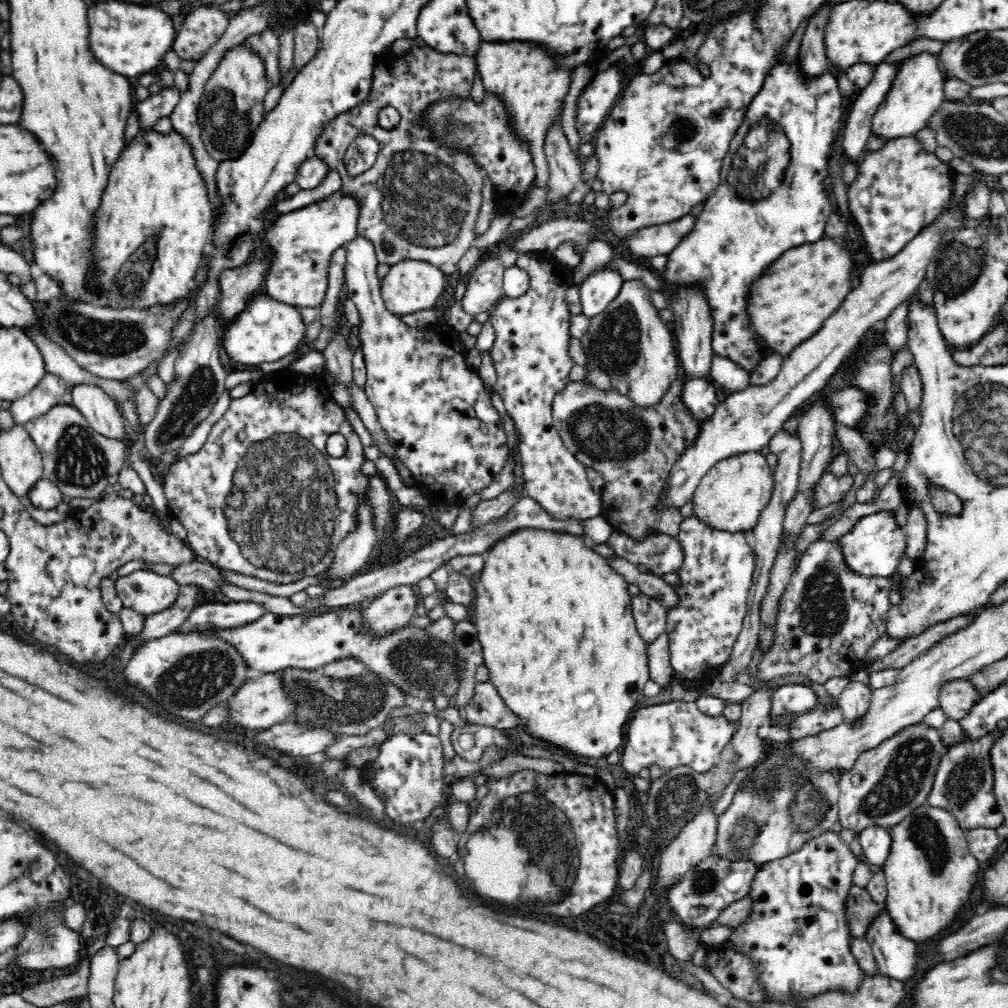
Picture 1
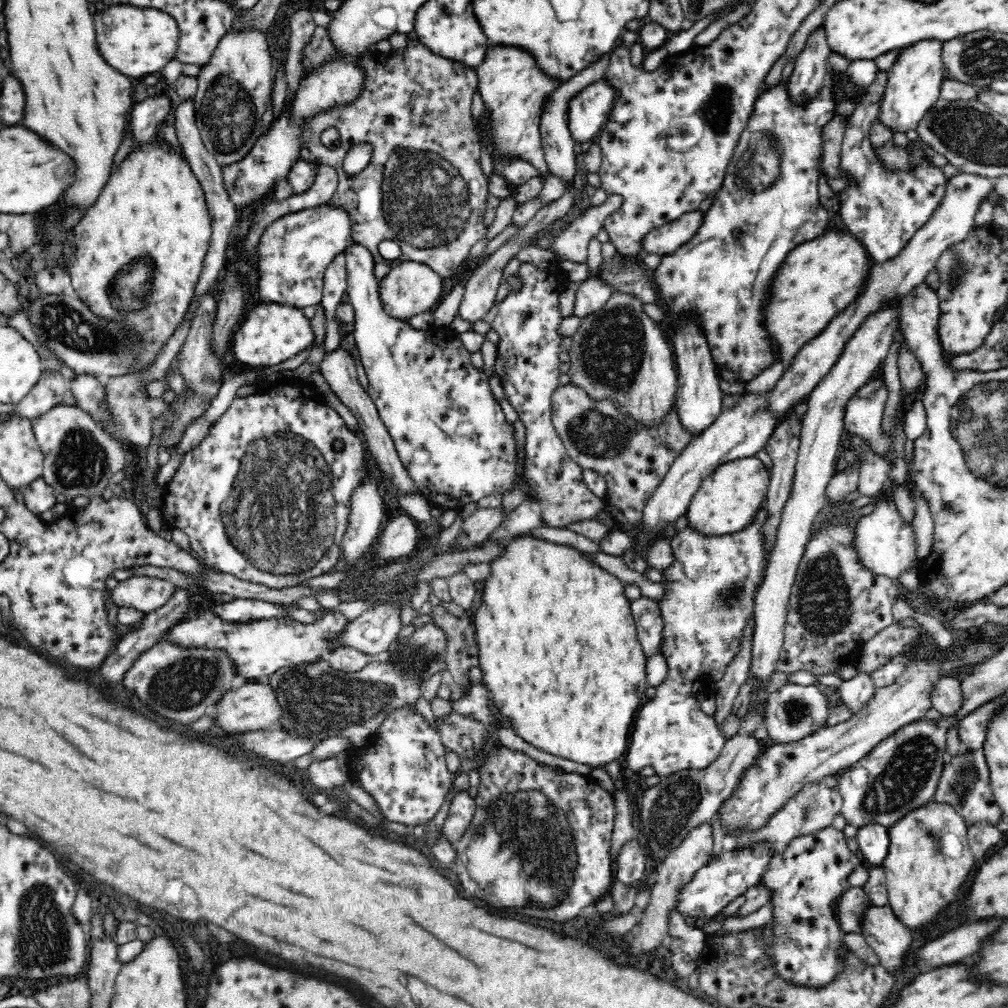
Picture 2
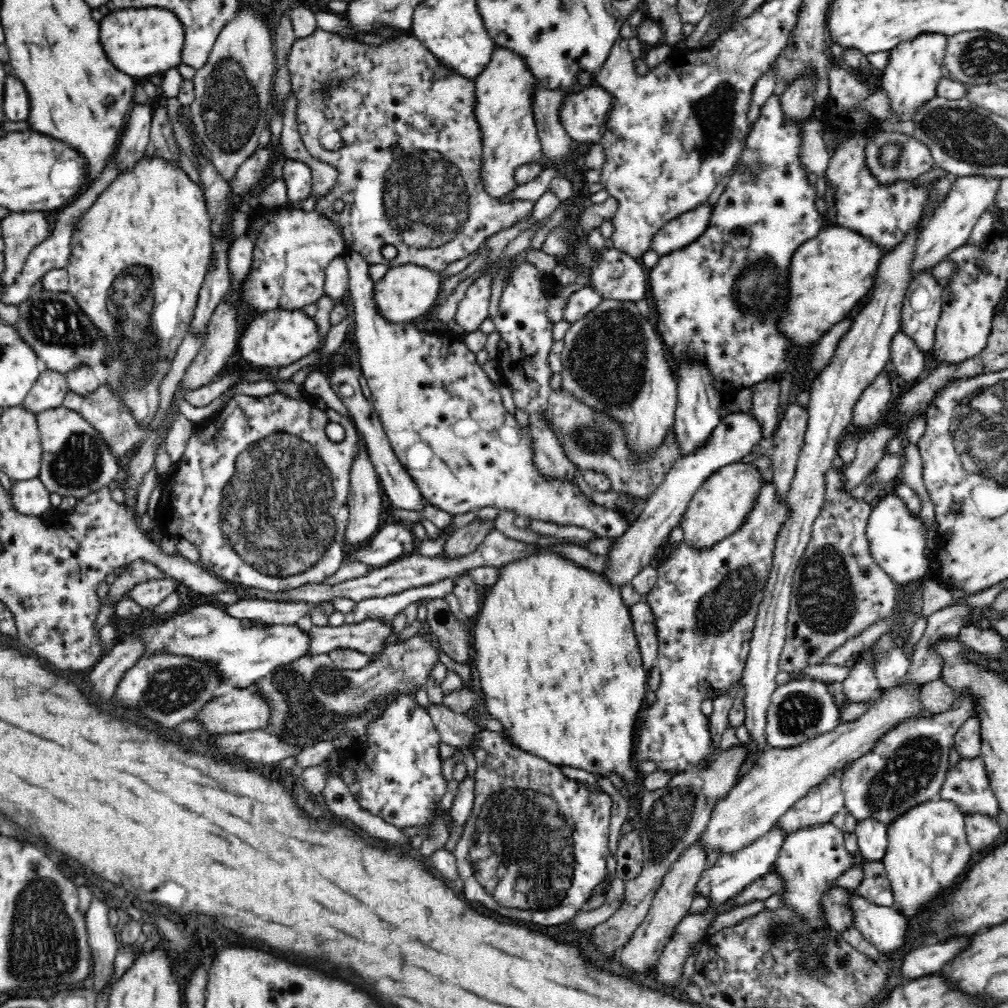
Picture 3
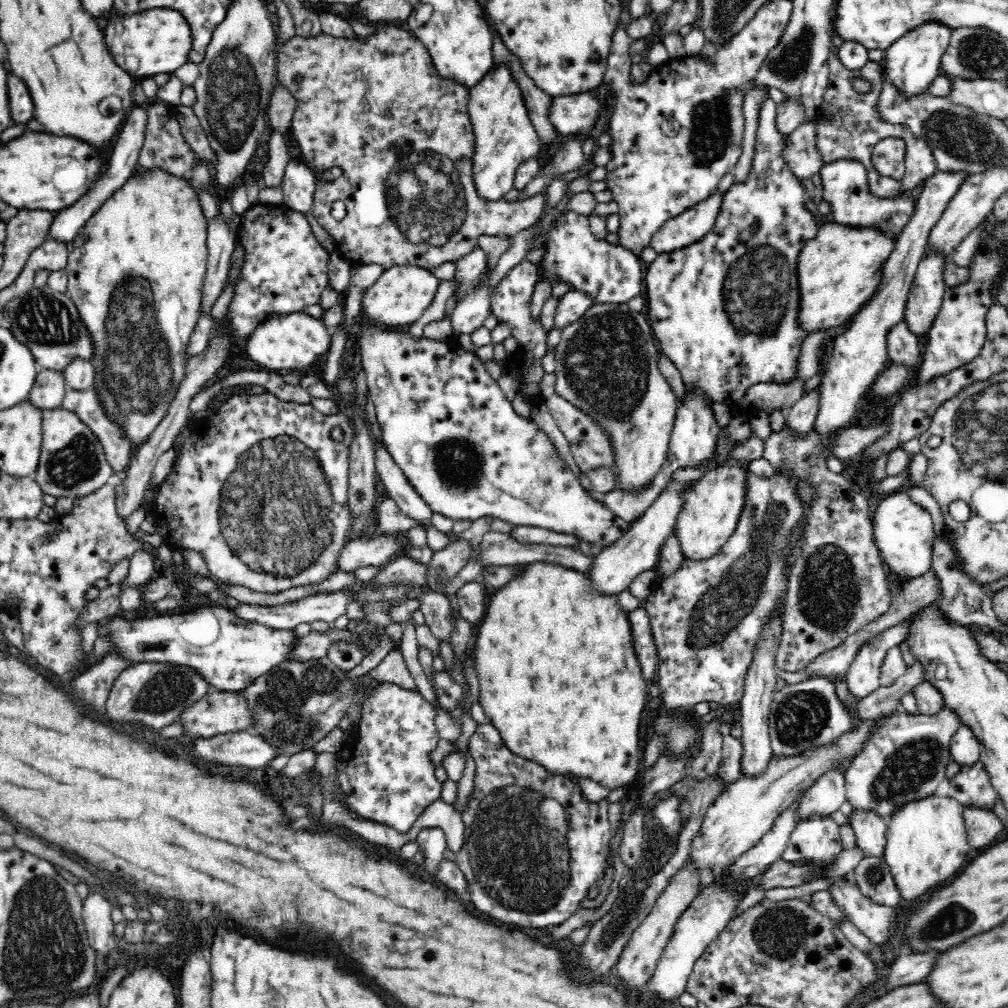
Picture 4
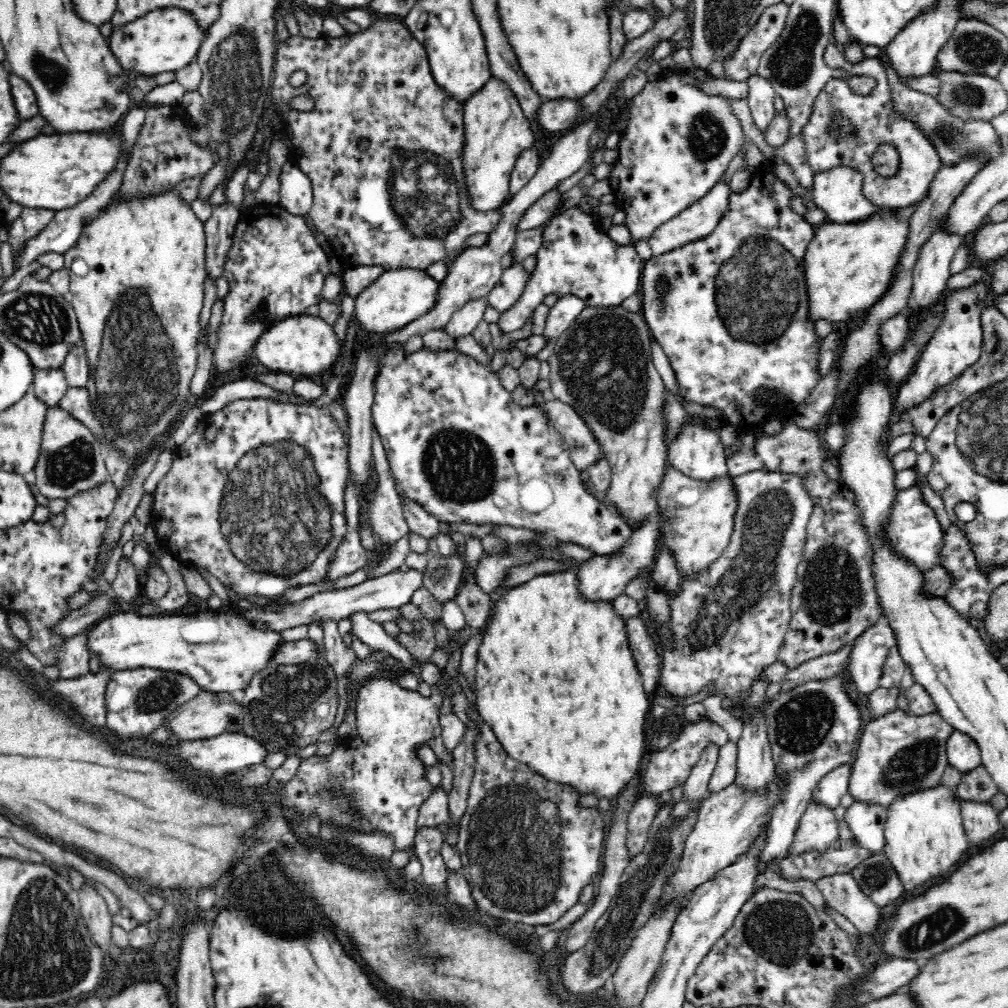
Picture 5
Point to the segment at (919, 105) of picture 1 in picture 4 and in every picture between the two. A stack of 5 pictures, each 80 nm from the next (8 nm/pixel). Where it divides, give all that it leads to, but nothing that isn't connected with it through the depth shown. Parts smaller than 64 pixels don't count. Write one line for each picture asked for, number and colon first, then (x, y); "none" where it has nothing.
2: (913, 84)
3: (914, 67)
4: (911, 62)

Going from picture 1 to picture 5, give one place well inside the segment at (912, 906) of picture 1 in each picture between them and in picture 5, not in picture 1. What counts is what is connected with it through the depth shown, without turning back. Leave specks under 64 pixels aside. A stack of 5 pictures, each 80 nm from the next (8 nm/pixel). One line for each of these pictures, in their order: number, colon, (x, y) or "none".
2: (927, 863)
3: (927, 850)
4: (927, 840)
5: (924, 834)

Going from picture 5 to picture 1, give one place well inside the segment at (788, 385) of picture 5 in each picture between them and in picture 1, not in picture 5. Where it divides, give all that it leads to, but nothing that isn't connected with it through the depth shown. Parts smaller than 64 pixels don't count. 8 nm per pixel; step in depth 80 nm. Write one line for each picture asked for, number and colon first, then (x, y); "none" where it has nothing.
1: (771, 198)
2: (768, 204)
3: (740, 266)
4: (724, 310)

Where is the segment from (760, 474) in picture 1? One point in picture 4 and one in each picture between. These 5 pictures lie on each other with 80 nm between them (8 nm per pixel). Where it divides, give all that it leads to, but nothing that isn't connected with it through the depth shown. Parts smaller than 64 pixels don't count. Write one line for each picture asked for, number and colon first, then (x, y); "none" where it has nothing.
2: (727, 501)
3: (718, 508)
4: (711, 508)

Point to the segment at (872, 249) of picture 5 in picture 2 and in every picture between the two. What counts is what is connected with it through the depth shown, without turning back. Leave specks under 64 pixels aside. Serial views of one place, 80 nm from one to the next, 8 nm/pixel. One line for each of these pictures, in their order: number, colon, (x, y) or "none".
2: (820, 278)
3: (833, 273)
4: (840, 269)

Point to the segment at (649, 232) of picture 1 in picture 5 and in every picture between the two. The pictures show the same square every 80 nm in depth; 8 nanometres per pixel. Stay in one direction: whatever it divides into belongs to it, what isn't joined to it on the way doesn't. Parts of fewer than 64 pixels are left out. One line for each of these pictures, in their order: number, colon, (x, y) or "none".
2: (665, 240)
3: (678, 233)
4: (692, 225)
5: (698, 220)

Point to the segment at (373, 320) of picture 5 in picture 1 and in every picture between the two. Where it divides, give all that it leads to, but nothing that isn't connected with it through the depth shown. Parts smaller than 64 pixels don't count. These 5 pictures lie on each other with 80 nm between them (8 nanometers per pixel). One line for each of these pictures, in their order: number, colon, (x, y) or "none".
1: (412, 285)
2: (410, 288)
3: (407, 292)
4: (398, 298)

